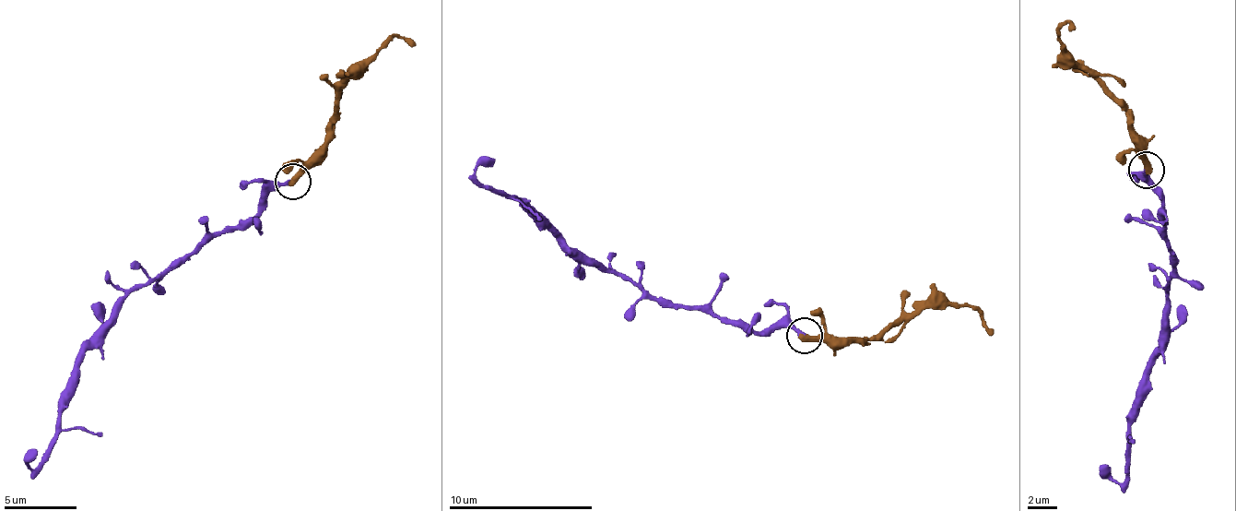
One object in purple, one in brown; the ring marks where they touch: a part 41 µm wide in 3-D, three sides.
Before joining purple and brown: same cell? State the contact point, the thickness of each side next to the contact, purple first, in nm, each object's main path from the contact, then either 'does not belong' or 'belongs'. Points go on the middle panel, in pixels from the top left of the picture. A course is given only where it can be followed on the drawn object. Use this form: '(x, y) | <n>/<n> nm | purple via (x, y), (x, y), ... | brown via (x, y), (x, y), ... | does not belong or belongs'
(804, 336) | 260/460 nm | purple via (805, 337), (785, 326), (756, 332), (658, 303), (490, 190), (476, 172), (494, 159) | brown via (805, 337), (874, 339), (921, 308), (947, 304), (967, 305), (981, 316), (990, 333) | belongs

